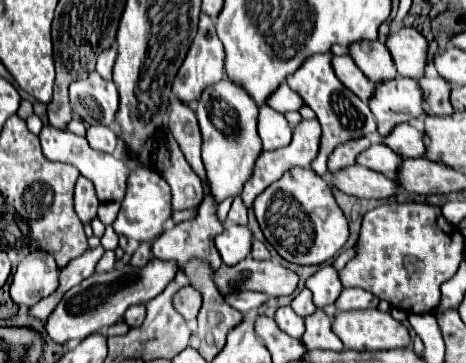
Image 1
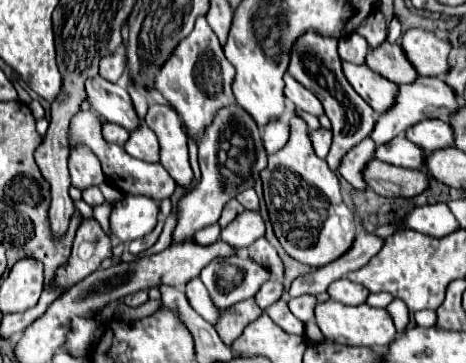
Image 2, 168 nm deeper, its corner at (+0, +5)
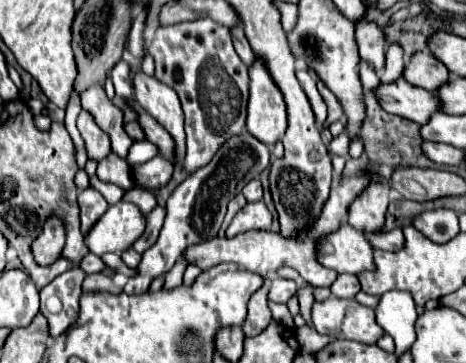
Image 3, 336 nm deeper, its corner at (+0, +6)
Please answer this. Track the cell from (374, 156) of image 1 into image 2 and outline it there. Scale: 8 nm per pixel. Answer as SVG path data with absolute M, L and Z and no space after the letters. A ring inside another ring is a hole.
M397 137L381 147L377 147L377 159L391 163L391 165L401 165L407 169L423 169L425 167L425 151L411 143L407 137Z

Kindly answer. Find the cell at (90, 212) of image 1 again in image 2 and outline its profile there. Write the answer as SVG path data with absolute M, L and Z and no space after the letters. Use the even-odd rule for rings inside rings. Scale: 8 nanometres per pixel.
M77 143L71 149L69 171L71 171L73 185L79 189L85 189L91 185L101 185L105 181L97 155L93 155L93 151L89 147L85 147L83 143Z

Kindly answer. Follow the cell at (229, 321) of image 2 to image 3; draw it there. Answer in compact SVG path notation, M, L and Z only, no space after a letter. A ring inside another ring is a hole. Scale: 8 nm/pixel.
M265 282L249 300L249 312L241 326L245 337L259 334L271 322L271 310L267 306L267 292L269 292L269 284Z

